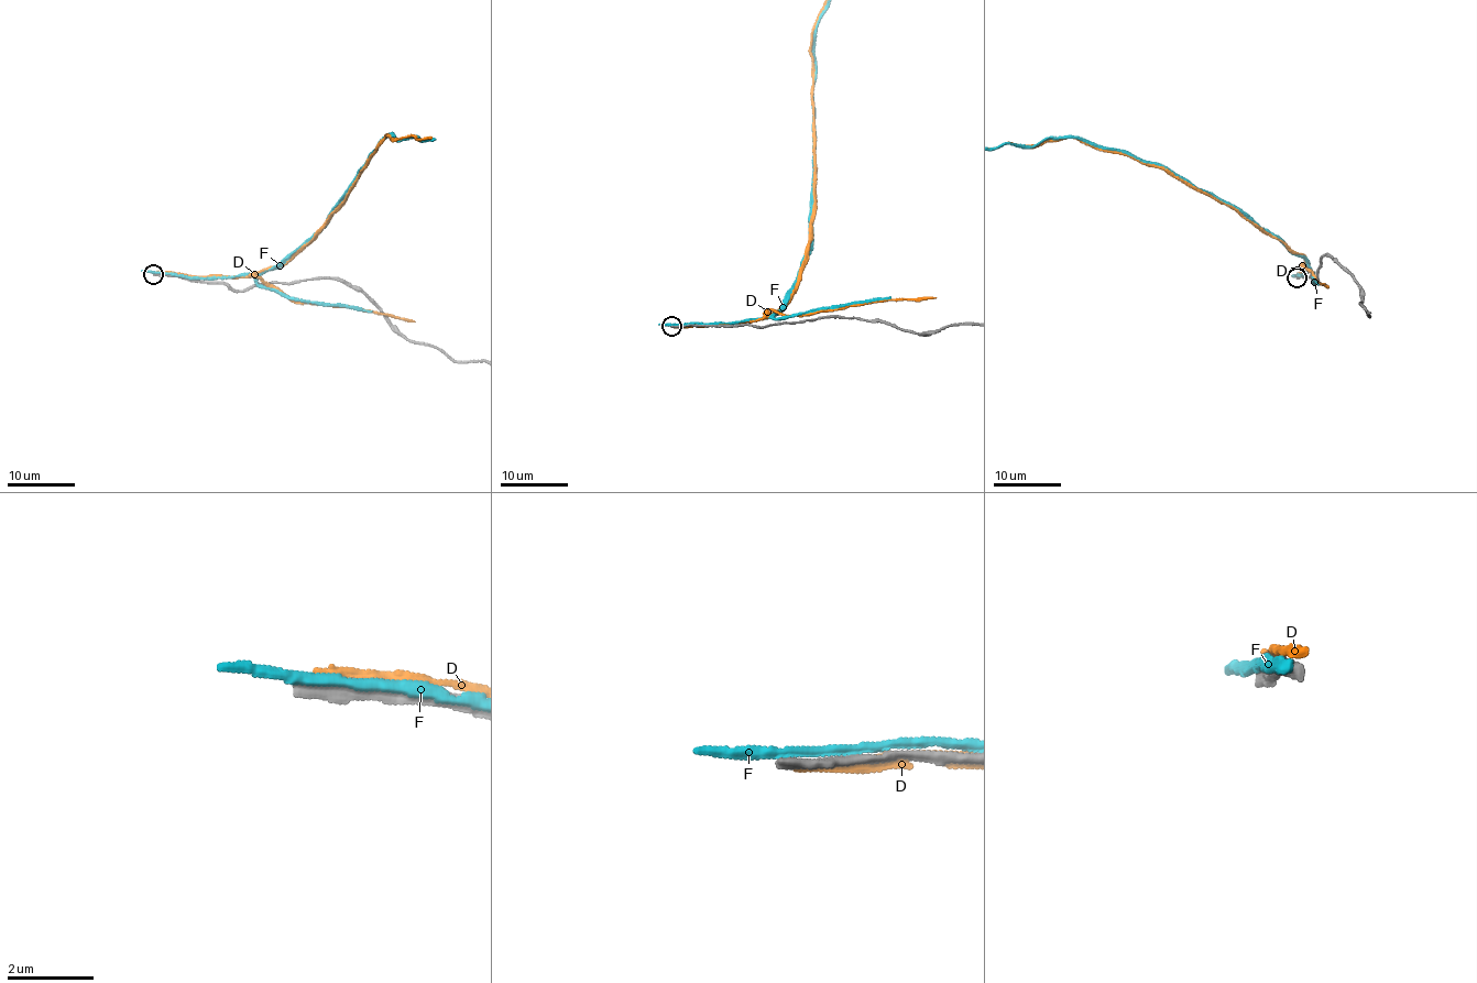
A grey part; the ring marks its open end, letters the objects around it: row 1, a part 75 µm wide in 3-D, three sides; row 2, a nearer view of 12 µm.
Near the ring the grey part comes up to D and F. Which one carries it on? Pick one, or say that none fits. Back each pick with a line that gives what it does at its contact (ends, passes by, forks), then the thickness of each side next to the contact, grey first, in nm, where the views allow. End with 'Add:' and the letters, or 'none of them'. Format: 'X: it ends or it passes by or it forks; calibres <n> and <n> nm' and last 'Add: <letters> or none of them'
Add: none of them

